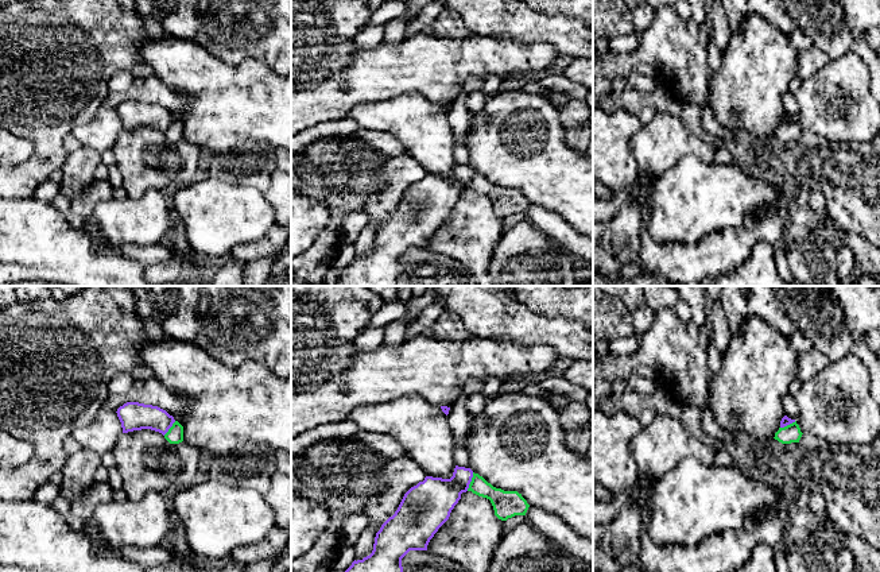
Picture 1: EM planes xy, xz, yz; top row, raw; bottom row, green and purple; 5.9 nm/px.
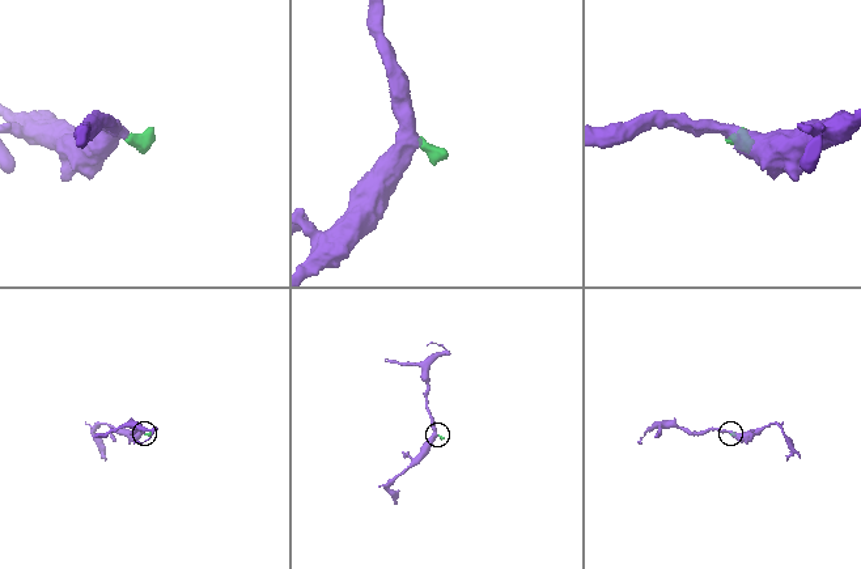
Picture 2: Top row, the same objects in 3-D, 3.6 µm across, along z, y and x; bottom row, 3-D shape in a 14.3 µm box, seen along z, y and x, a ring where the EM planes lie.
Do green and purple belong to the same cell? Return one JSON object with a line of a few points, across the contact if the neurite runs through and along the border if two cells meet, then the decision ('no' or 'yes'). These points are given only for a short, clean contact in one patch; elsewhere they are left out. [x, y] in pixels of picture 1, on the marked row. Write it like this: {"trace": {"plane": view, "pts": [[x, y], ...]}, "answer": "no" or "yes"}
{"trace": {"plane": "xz", "pts": [[506, 503], [470, 482], [460, 482], [433, 499]]}, "answer": "yes"}

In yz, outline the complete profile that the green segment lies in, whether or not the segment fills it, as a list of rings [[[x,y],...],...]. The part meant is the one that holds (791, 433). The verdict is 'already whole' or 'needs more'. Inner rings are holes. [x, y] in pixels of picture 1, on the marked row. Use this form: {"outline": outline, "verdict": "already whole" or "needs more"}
{"outline": [[[784,416],[780,421],[780,428],[775,433],[774,438],[782,444],[791,444],[791,442],[799,442],[802,434],[803,433],[800,432],[800,428],[796,424],[796,421]]], "verdict": "needs more"}

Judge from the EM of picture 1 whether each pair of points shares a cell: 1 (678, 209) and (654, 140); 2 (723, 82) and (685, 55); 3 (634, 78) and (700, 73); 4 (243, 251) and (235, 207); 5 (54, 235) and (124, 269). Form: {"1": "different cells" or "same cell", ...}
{"1": "different cells", "2": "different cells", "3": "different cells", "4": "different cells", "5": "same cell"}

